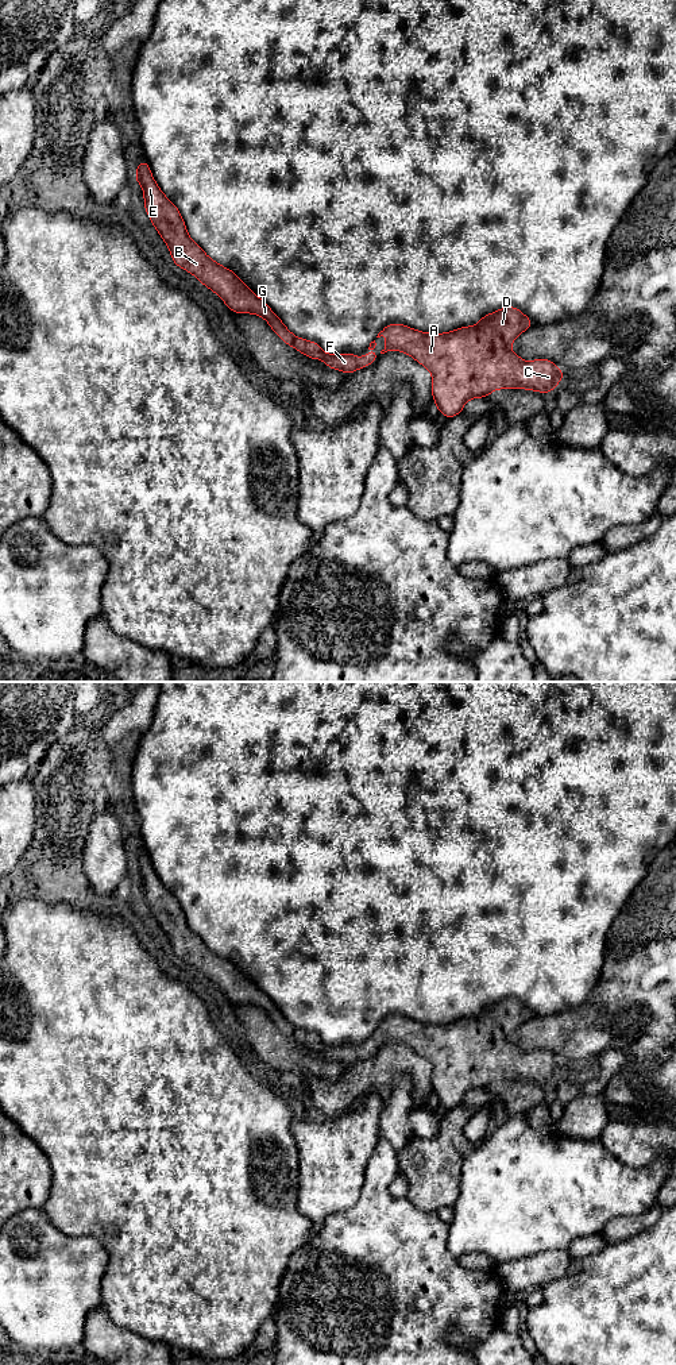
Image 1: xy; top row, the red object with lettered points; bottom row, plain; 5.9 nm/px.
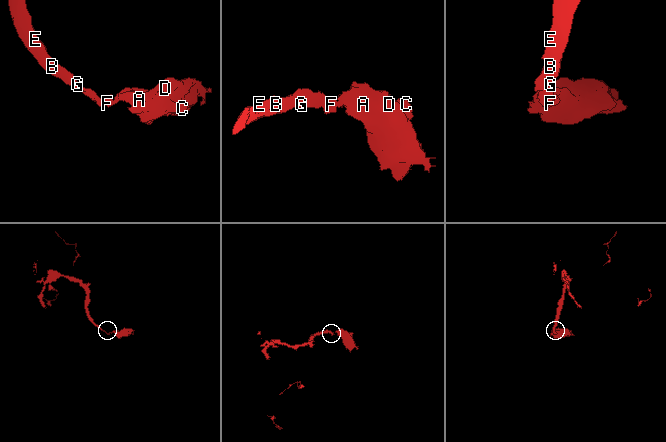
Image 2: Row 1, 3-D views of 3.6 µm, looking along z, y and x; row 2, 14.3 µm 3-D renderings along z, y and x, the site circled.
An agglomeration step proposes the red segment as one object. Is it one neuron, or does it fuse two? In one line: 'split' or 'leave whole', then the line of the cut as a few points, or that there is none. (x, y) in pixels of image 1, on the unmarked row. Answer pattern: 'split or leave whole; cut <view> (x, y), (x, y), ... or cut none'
leave whole; cut none

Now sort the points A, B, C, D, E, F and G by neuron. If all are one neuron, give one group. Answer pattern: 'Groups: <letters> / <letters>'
Groups: A B C D E F G

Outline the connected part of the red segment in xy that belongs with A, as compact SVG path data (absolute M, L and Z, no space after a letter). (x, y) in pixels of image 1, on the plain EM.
M506 998L480 1009L478 1017L457 1019L456 1022L451 1022L448 1025L420 1023L401 1014L386 1017L376 1029L383 1026L387 1027L387 1033L385 1034L386 1038L381 1042L381 1045L394 1041L402 1042L414 1049L432 1064L433 1092L436 1094L439 1103L451 1110L463 1102L464 1095L470 1090L487 1088L497 1080L529 1080L533 1083L551 1084L555 1077L563 1072L564 1065L552 1052L534 1050L532 1053L525 1053L510 1041L510 1036L514 1030L532 1017L533 1013L519 1000Z

